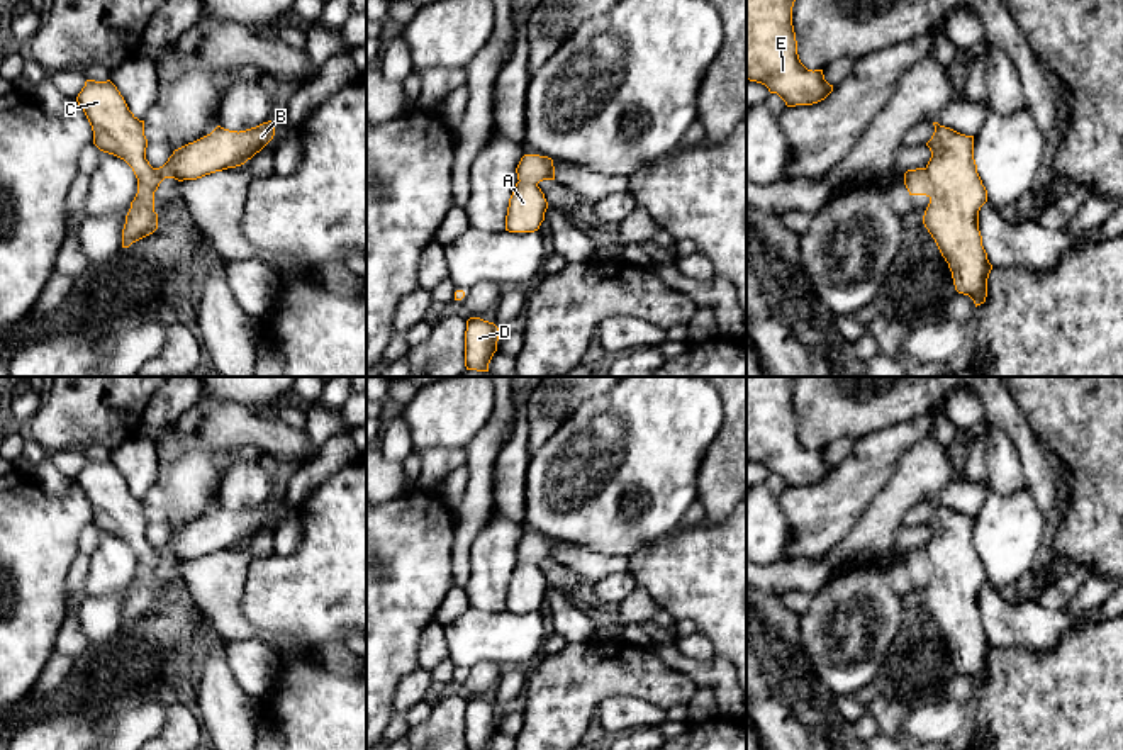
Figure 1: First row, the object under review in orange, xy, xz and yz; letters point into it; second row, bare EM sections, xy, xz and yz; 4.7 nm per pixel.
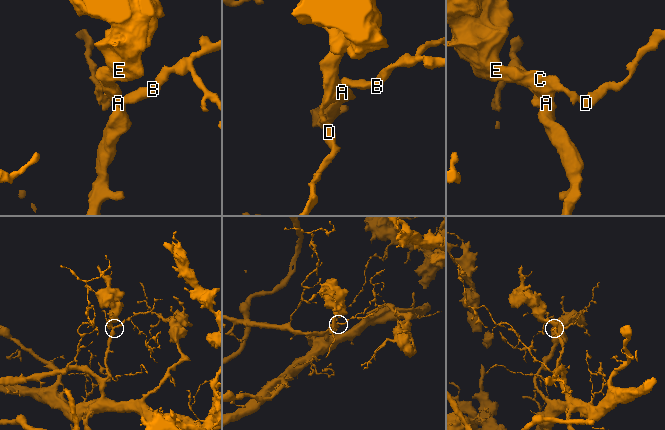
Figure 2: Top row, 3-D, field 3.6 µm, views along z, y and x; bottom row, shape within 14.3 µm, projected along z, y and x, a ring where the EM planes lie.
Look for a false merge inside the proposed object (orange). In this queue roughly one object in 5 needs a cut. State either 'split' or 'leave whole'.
leave whole

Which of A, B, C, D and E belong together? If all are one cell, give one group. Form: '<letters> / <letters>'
A B C D E

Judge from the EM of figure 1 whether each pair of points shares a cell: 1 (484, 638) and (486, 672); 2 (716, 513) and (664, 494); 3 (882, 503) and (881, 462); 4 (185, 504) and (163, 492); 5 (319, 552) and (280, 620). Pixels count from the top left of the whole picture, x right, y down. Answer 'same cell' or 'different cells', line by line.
1: different cells
2: different cells
3: different cells
4: same cell
5: same cell

